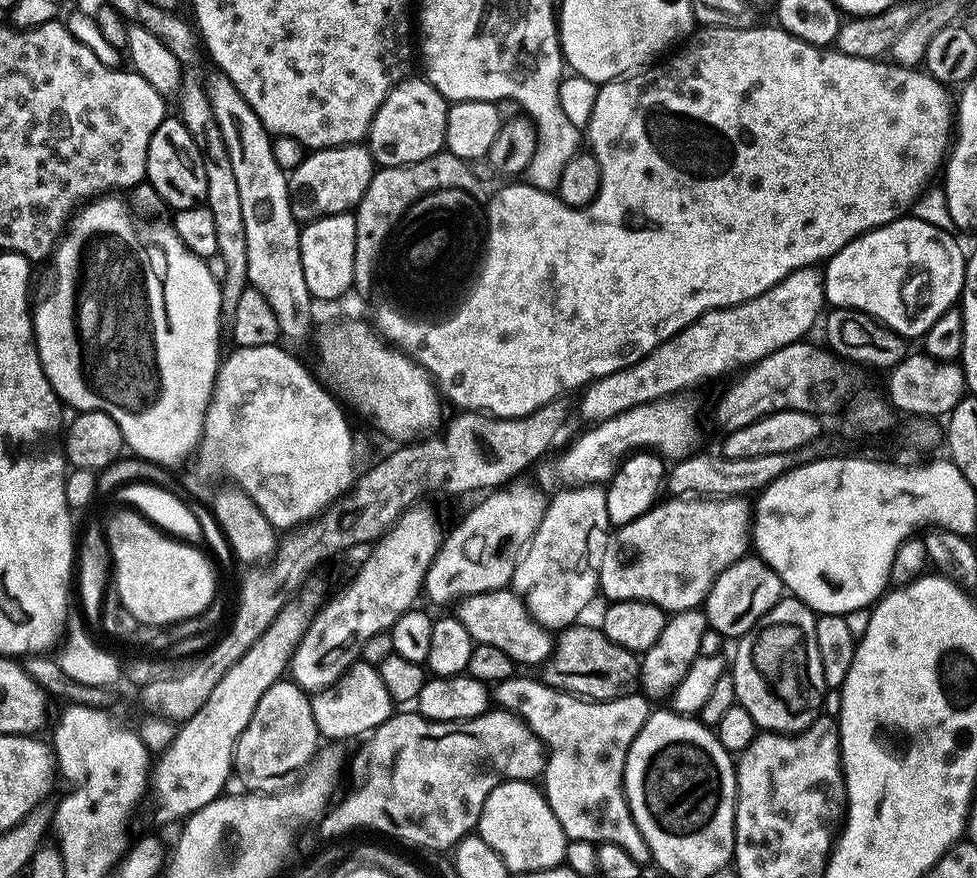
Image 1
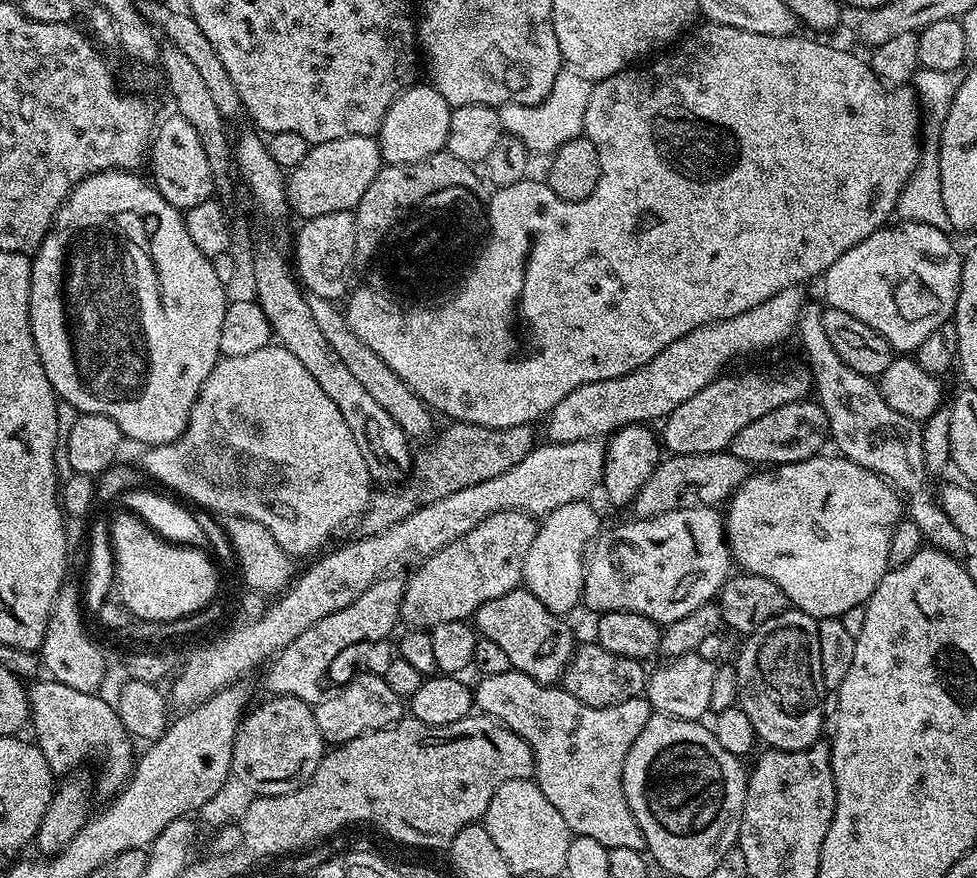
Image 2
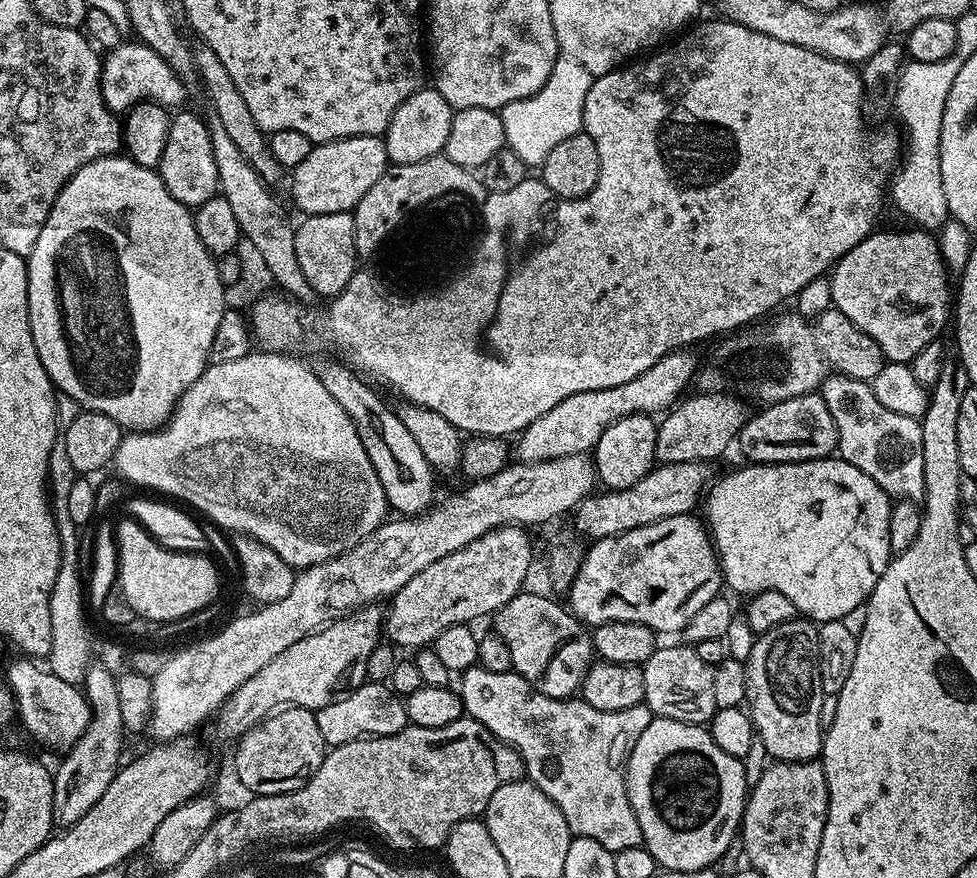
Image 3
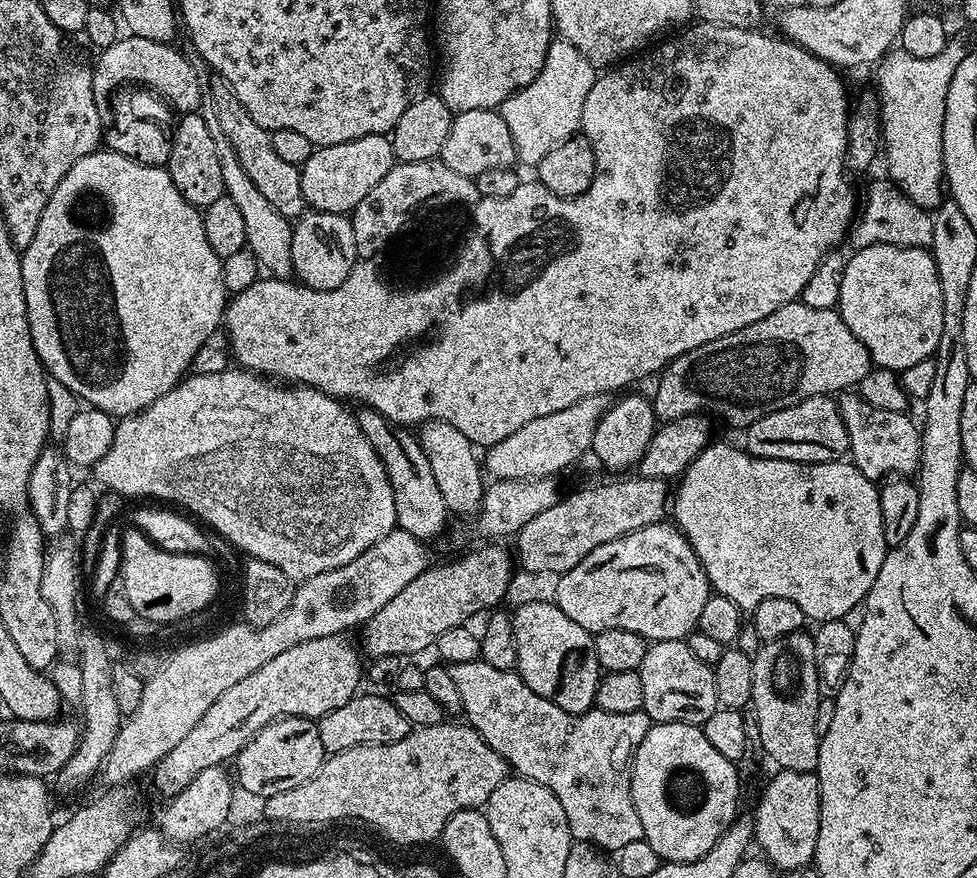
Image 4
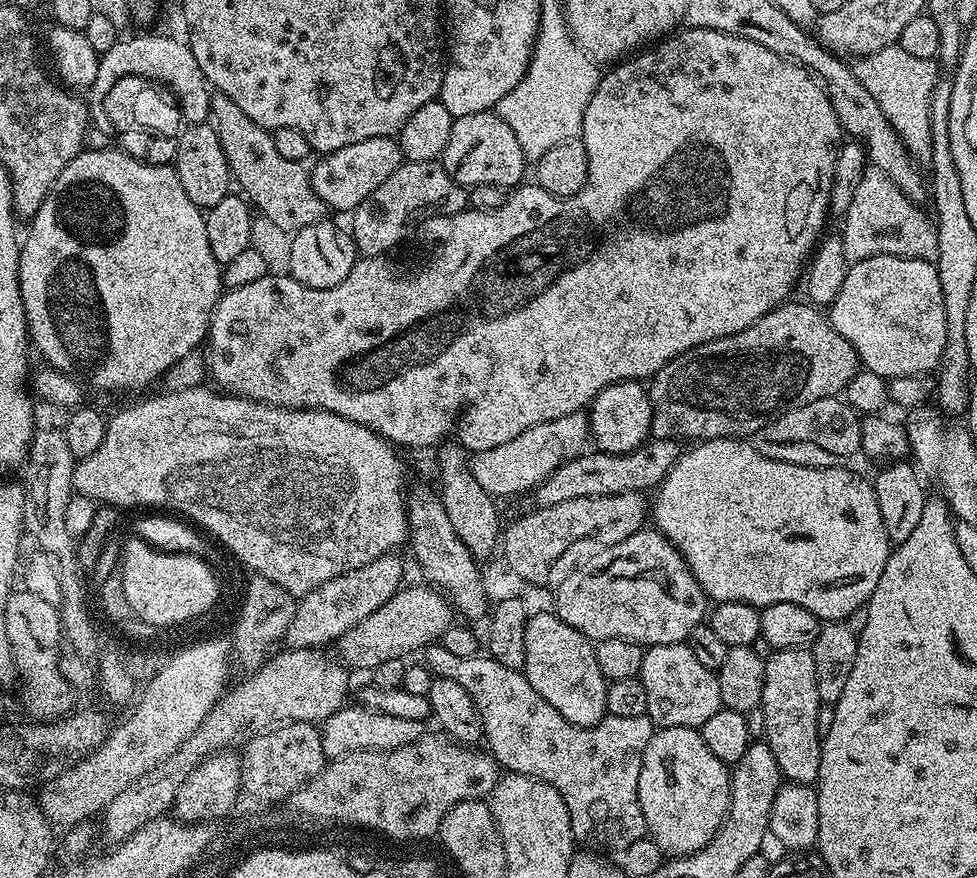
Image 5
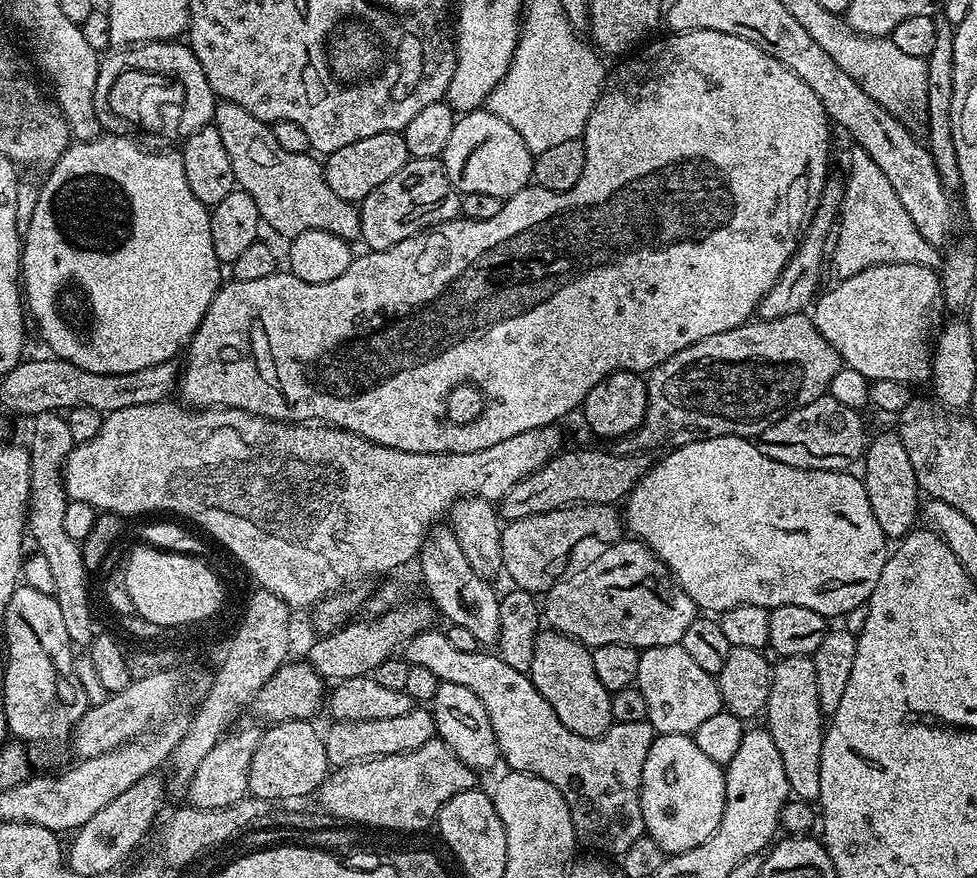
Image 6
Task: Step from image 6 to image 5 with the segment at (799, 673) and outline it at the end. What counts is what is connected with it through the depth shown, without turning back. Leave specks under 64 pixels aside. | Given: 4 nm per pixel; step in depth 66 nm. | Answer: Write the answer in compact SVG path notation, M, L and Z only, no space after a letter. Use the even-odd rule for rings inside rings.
M778 648L764 662L764 685L758 716L764 719L763 743L770 746L774 762L780 767L781 777L794 784L815 785L820 776L821 736L818 734L818 712L821 706L818 682L814 674L814 658L808 648Z

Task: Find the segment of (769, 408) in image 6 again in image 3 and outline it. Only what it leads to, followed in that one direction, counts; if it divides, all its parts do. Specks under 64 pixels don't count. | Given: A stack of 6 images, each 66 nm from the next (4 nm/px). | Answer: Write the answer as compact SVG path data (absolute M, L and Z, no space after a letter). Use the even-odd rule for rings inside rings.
M836 307L813 320L799 314L791 315L782 317L780 324L769 328L752 326L725 335L719 341L721 344L709 354L708 361L699 365L694 377L695 387L697 384L700 392L727 392L753 405L767 406L816 392L825 379L827 368L833 368L831 371L841 376L869 382L882 370L886 361L878 342L874 342L870 334L858 330L858 326Z

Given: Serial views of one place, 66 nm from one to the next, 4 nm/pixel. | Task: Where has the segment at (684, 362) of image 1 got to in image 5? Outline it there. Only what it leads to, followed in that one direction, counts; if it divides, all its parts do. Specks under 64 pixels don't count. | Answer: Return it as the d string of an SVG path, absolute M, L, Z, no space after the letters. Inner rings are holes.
M583 411L562 414L562 418L550 418L550 422L538 422L530 426L530 430L522 430L518 438L510 438L510 442L502 442L502 446L473 455L470 467L474 478L478 478L478 486L492 497L516 496L527 488L528 491L535 489L547 476L554 474L558 466L581 455L589 440L588 417Z

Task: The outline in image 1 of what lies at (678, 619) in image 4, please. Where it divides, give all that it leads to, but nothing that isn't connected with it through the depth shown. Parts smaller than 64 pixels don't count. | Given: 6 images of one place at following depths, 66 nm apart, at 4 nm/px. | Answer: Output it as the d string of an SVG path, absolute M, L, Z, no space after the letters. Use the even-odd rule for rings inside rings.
M668 498L663 502L657 502L646 514L642 514L638 518L634 518L634 522L629 524L621 524L609 535L606 542L606 550L602 550L602 566L600 567L600 587L599 591L605 596L605 601L614 600L641 600L642 602L650 602L654 606L658 606L664 612L669 614L673 612L681 612L682 610L690 610L691 608L700 608L708 591L712 589L712 584L718 578L718 574L722 574L722 570L726 570L726 566L730 566L734 562L738 562L750 548L750 504L744 498Z

